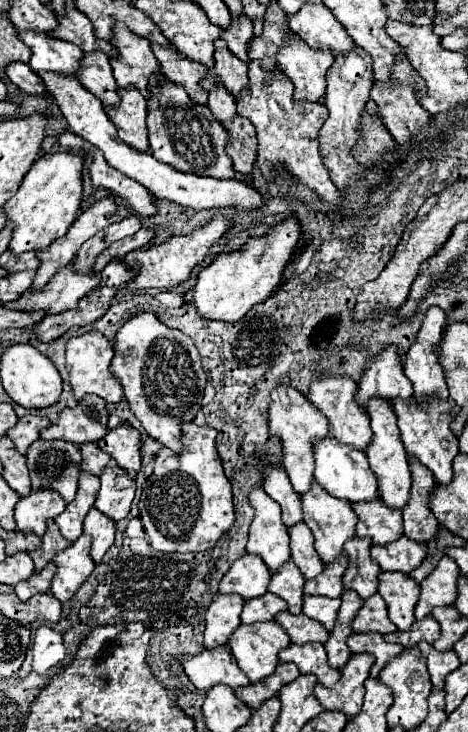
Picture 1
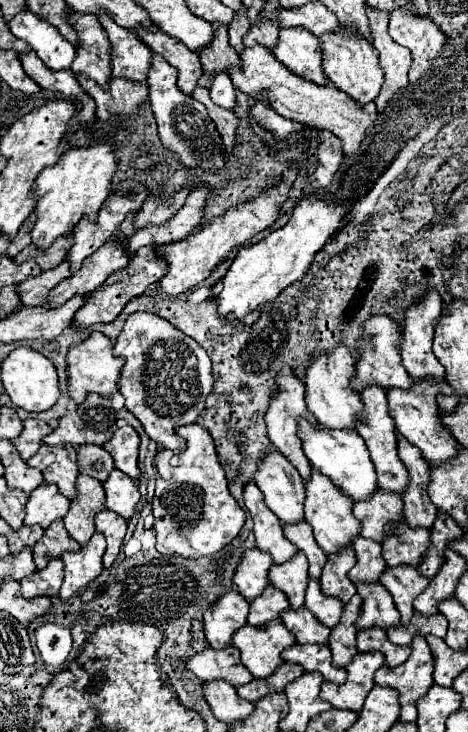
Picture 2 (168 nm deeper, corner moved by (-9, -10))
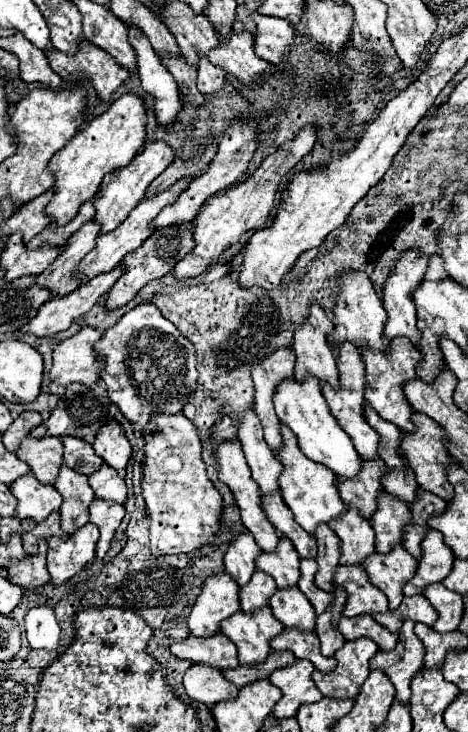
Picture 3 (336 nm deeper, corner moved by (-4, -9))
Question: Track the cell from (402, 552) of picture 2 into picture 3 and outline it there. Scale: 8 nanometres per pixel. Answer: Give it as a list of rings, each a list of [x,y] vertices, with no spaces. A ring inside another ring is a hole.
[[[382,491],[382,499],[378,499],[378,511],[374,511],[374,519],[370,519],[376,533],[376,551],[388,553],[396,543],[400,543],[408,521],[408,503]]]

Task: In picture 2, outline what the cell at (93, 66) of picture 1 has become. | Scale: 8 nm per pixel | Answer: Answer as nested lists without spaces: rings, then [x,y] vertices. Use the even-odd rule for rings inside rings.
[[[71,12],[71,24],[79,34],[77,56],[71,64],[71,70],[77,76],[87,76],[95,80],[103,90],[109,90],[111,52],[103,26],[95,16],[81,16],[75,12]]]

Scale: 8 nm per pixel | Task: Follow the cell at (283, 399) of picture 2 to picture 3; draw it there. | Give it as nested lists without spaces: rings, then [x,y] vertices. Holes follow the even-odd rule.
[[[280,347],[268,359],[252,367],[252,381],[254,381],[254,411],[258,413],[262,427],[264,427],[264,439],[270,445],[272,451],[278,451],[282,445],[282,435],[280,435],[280,419],[274,413],[272,405],[272,395],[276,385],[292,377],[294,369],[294,351],[292,347]]]

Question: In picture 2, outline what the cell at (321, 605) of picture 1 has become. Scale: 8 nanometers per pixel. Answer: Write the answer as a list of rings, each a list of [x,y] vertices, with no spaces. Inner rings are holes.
[[[309,580],[307,596],[305,596],[305,608],[315,614],[317,620],[321,620],[327,628],[335,628],[339,624],[339,616],[343,612],[343,604],[331,596],[325,596],[319,588],[319,580]]]

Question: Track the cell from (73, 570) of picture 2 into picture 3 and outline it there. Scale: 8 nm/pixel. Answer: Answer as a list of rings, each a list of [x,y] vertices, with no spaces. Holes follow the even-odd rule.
[[[86,523],[68,539],[48,539],[48,573],[54,585],[60,585],[82,571],[92,559],[98,541],[98,527]]]

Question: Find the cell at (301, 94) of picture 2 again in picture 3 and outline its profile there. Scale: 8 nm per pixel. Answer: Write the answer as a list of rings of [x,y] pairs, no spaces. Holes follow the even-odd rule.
[[[230,33],[220,35],[218,47],[214,47],[208,53],[208,59],[222,67],[224,71],[230,71],[234,77],[244,81],[246,85],[256,83],[256,77],[262,75],[266,69],[274,69],[270,63],[260,59],[254,53],[254,35],[244,33]]]

